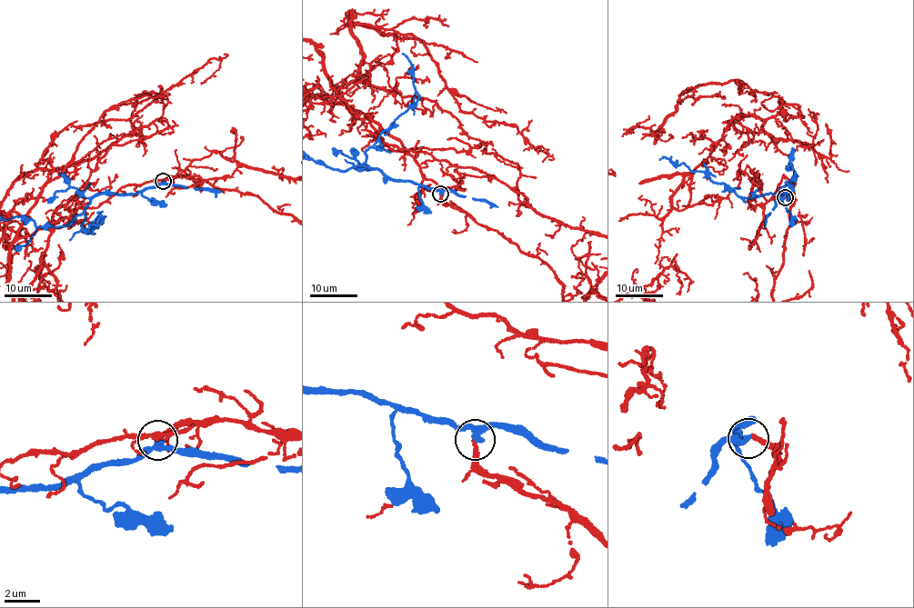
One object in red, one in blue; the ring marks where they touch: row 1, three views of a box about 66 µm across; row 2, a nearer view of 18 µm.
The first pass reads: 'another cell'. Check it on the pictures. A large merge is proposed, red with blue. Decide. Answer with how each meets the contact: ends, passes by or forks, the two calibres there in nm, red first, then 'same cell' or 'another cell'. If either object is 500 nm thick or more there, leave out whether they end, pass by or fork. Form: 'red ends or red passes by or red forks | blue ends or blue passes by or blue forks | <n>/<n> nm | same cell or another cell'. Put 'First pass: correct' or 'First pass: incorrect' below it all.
red ends | blue passes by | 190/280 nm | another cell
First pass: correct

